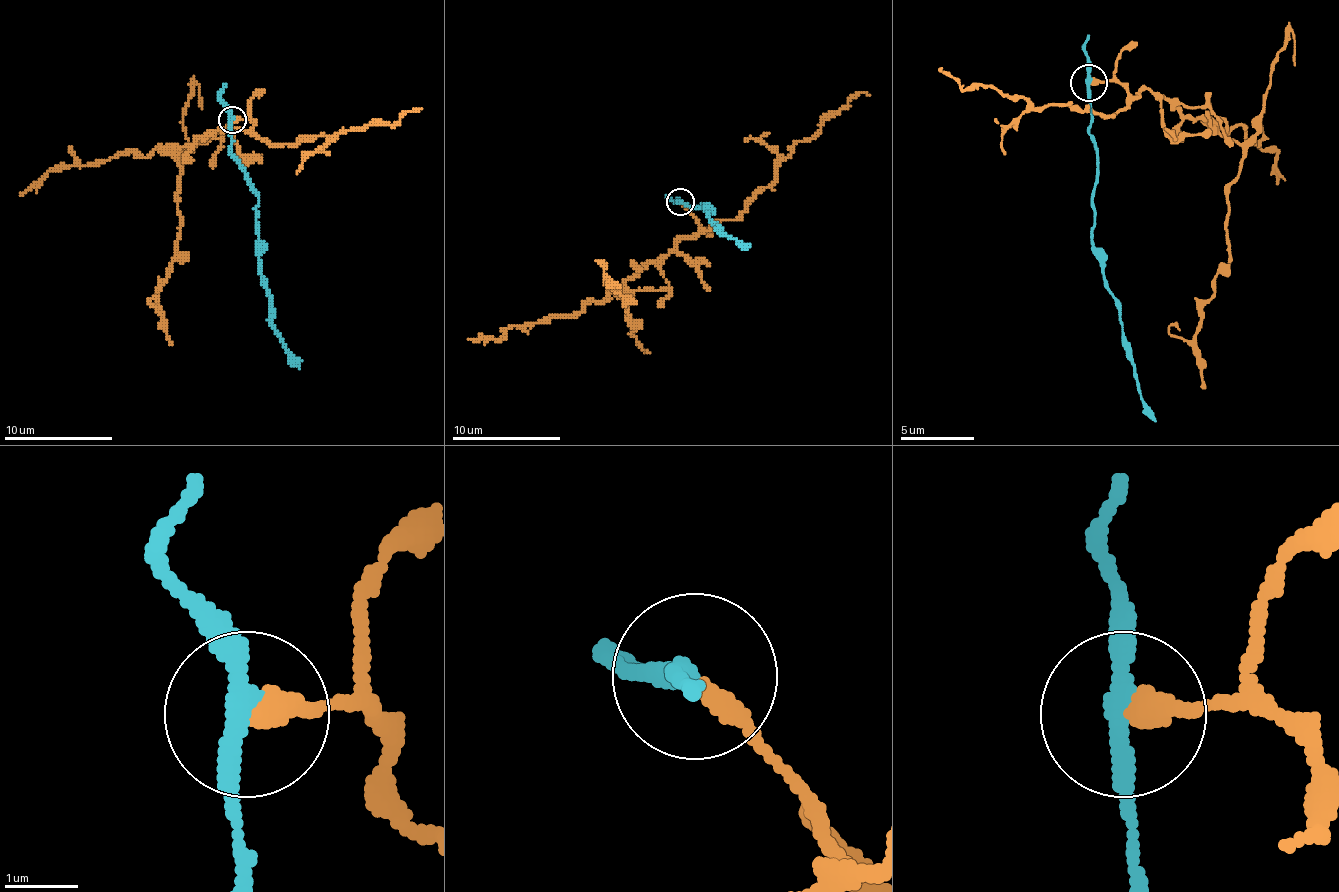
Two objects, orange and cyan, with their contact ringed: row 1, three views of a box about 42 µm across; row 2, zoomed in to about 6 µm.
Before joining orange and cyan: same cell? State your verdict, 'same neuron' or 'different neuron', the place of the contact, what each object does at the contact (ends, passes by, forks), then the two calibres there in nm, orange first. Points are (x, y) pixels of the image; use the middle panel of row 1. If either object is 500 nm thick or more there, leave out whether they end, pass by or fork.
different neuron | (680, 201) | orange ends | cyan passes by | 280/240 nm

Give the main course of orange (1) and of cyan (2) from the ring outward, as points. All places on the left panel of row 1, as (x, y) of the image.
1: (234, 119), (253, 125), (237, 130), (229, 125), (177, 146), (177, 252), (158, 293), (161, 325), (172, 344)
2: (231, 119), (231, 152), (258, 198), (258, 271), (267, 285), (275, 333), (299, 369)

